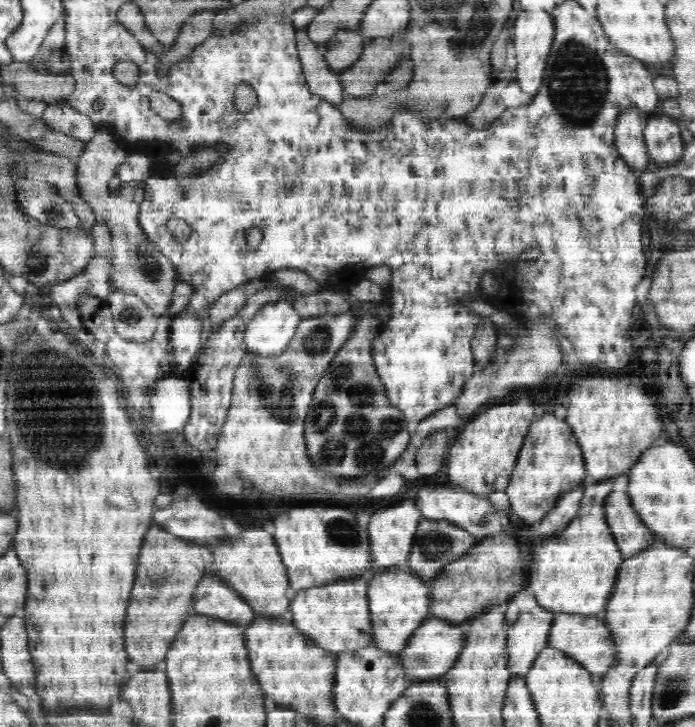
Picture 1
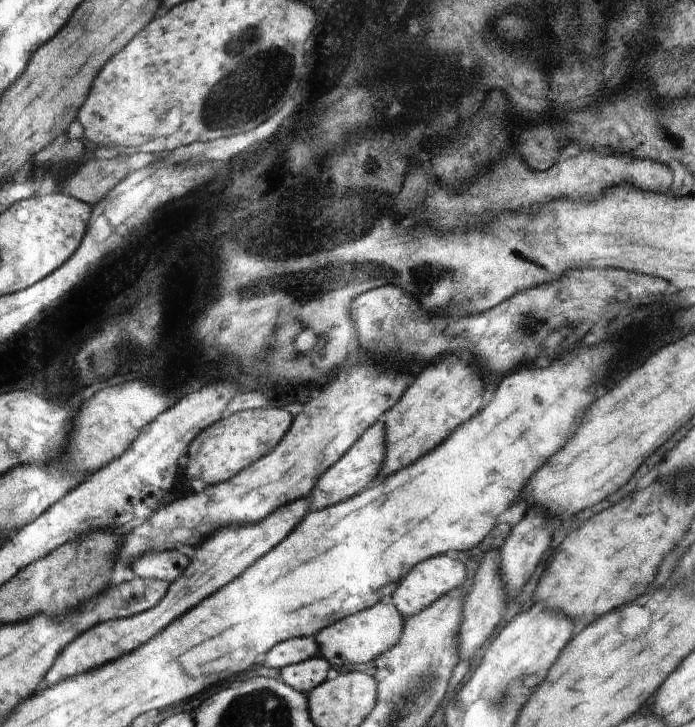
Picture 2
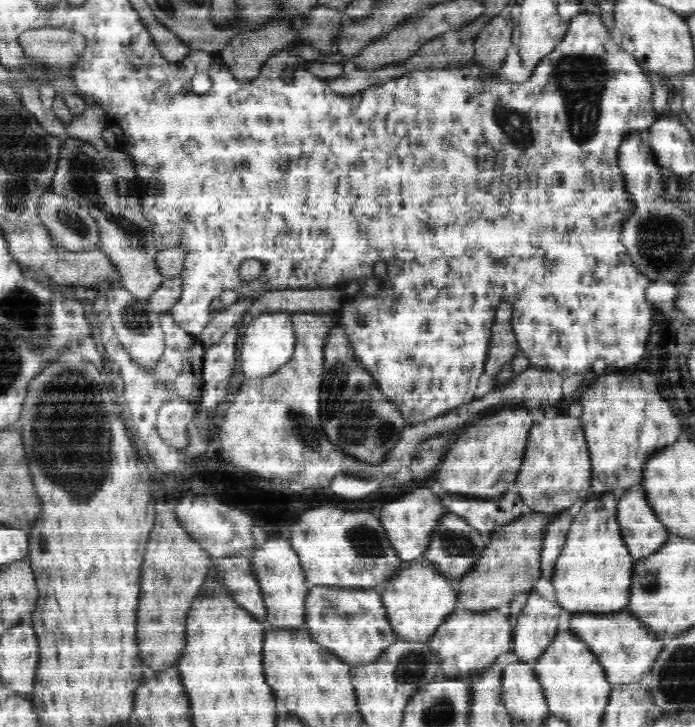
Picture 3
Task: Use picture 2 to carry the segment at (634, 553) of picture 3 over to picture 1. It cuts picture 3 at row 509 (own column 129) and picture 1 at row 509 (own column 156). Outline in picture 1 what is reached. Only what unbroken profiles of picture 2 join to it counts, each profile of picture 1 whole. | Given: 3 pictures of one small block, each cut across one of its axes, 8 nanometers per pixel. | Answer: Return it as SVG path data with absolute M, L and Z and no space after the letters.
M614 490L606 500L607 525L624 558L630 558L646 550L654 540L654 534L640 522L628 492Z

